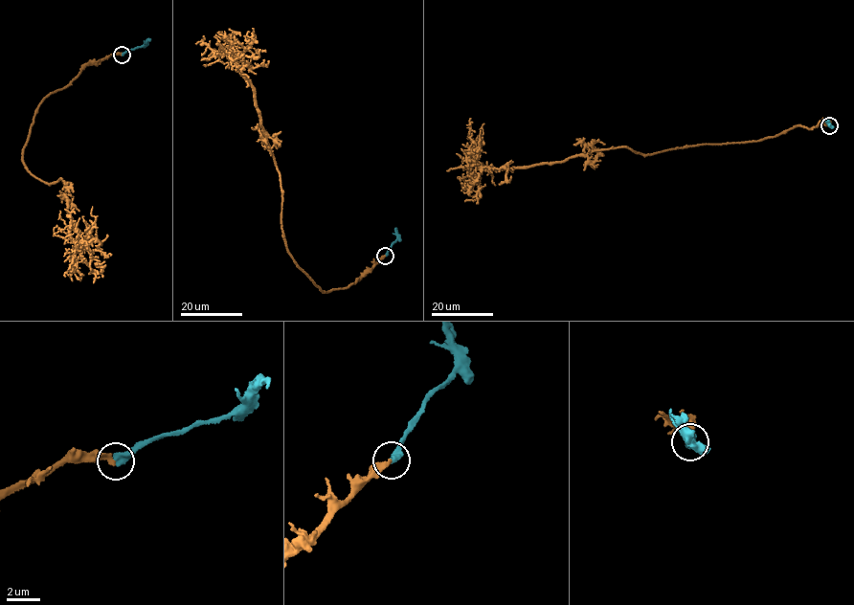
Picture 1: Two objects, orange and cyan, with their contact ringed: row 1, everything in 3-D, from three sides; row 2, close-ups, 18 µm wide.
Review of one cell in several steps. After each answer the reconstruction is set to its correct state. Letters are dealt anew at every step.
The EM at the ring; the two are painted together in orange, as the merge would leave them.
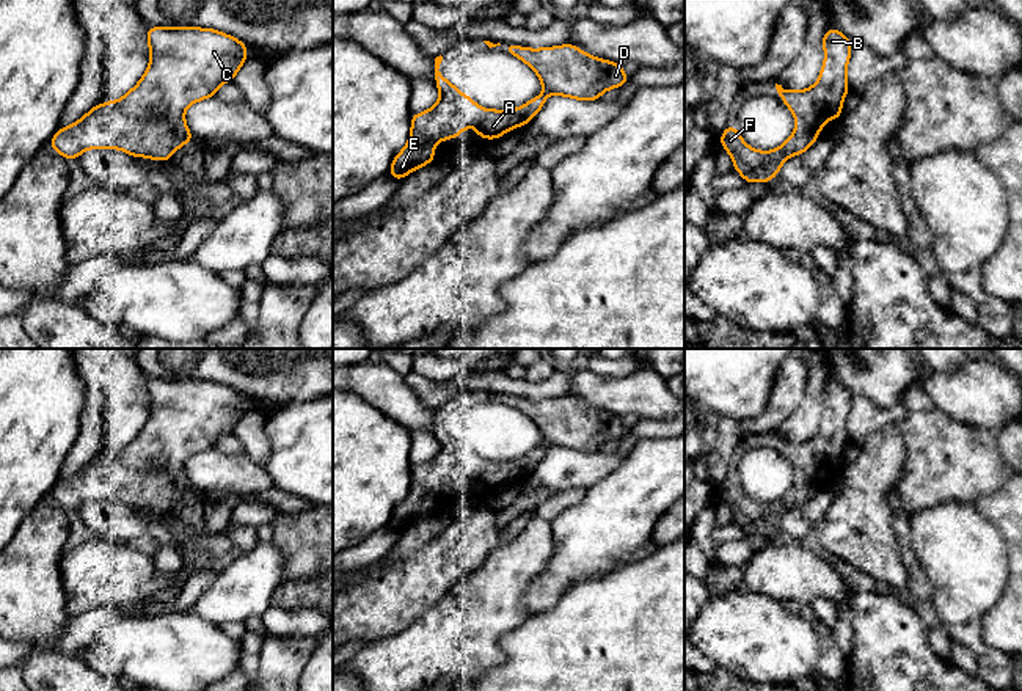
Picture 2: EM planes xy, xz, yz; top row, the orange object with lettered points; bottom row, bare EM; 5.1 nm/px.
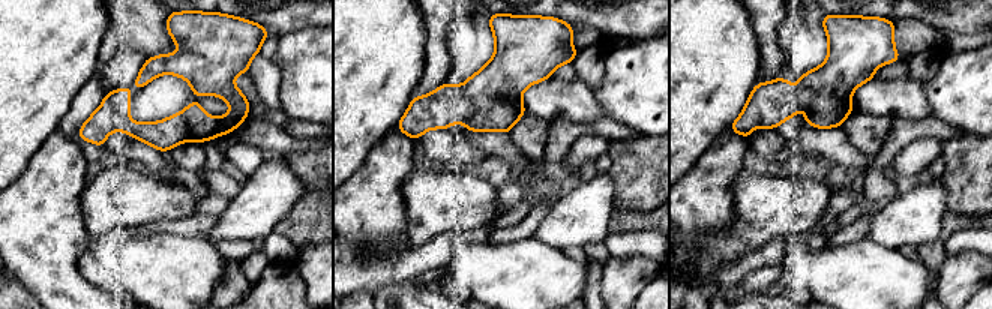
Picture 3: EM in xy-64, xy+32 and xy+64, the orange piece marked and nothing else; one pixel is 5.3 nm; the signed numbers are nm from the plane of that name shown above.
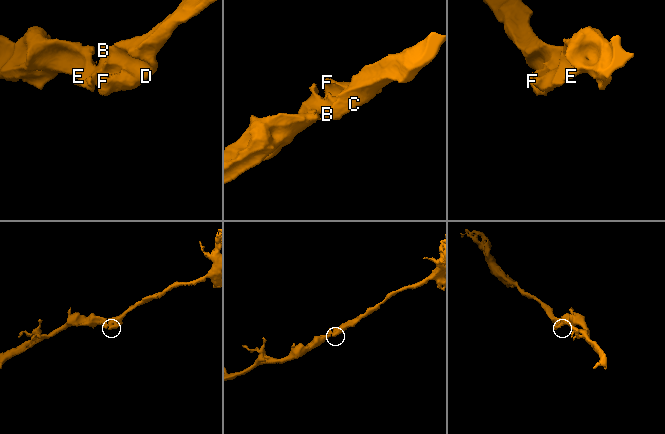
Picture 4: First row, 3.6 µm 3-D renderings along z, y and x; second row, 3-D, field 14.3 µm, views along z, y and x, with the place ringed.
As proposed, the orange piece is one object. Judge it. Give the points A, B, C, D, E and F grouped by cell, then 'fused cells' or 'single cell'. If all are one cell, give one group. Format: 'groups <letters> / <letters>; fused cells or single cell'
groups A B C D E F; single cell

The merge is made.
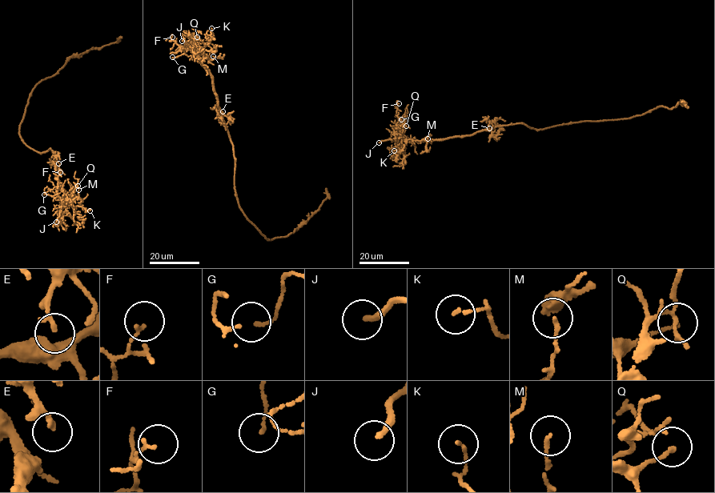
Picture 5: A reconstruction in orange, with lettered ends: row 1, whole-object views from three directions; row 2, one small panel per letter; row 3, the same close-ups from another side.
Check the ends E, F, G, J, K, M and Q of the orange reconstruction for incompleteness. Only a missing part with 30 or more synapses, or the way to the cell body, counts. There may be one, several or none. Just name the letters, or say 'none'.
J

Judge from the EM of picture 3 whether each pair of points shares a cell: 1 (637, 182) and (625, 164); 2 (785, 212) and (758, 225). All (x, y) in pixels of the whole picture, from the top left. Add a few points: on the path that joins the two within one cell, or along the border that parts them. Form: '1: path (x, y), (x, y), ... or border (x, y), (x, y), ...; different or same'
1: path (637, 177), (629, 168); same
2: path (779, 212), (772, 212), (764, 219); same

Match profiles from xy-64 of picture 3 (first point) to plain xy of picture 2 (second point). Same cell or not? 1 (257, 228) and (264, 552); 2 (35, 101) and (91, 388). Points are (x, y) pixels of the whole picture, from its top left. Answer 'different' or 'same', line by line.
1: same
2: different

